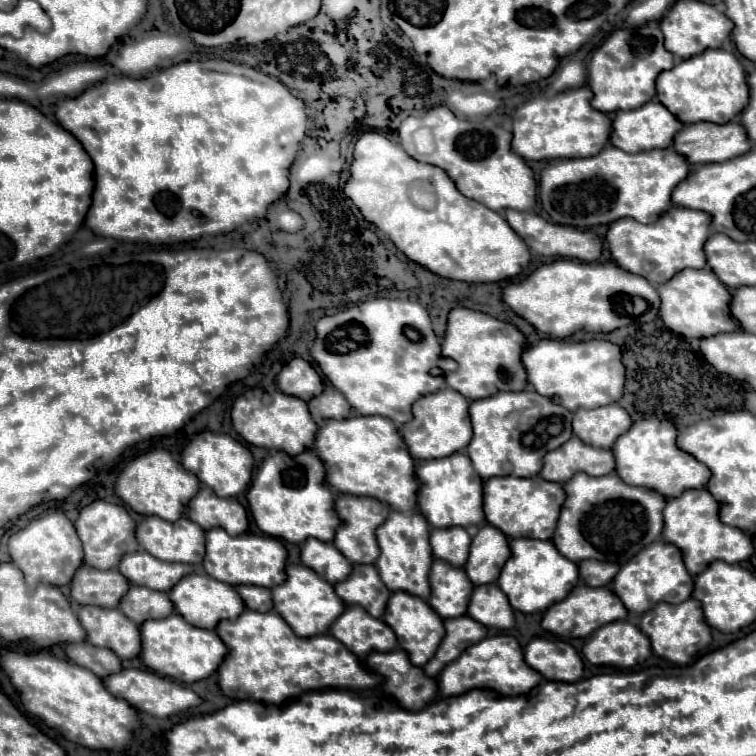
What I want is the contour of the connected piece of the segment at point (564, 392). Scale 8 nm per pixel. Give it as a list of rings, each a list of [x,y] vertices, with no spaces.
[[[540,340],[526,348],[524,366],[528,370],[528,382],[542,396],[558,396],[564,408],[598,408],[604,404],[614,404],[624,394],[626,368],[622,364],[620,346],[608,340],[586,340],[586,342],[568,342],[568,340]]]

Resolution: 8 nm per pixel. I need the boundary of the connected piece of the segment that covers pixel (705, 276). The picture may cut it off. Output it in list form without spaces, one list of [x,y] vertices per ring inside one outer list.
[[[710,266],[702,270],[682,270],[678,272],[670,282],[658,286],[662,306],[660,306],[660,318],[664,324],[686,336],[686,338],[706,338],[716,336],[722,332],[734,332],[738,330],[738,320],[730,316],[730,304],[732,304],[732,292],[718,280],[718,276],[712,272]]]

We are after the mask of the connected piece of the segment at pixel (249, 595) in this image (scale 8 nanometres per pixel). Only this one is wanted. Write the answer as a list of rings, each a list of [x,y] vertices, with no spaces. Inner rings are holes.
[[[236,586],[236,590],[242,596],[242,600],[244,600],[248,610],[270,612],[274,608],[272,592],[268,588],[260,588],[260,586]]]

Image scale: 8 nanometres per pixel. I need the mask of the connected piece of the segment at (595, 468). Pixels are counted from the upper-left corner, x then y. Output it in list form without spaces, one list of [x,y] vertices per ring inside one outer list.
[[[572,436],[572,440],[556,448],[556,452],[548,452],[548,456],[544,456],[544,468],[540,476],[544,480],[564,484],[576,472],[588,472],[590,476],[606,476],[614,470],[616,462],[612,450],[584,444],[578,436]]]

